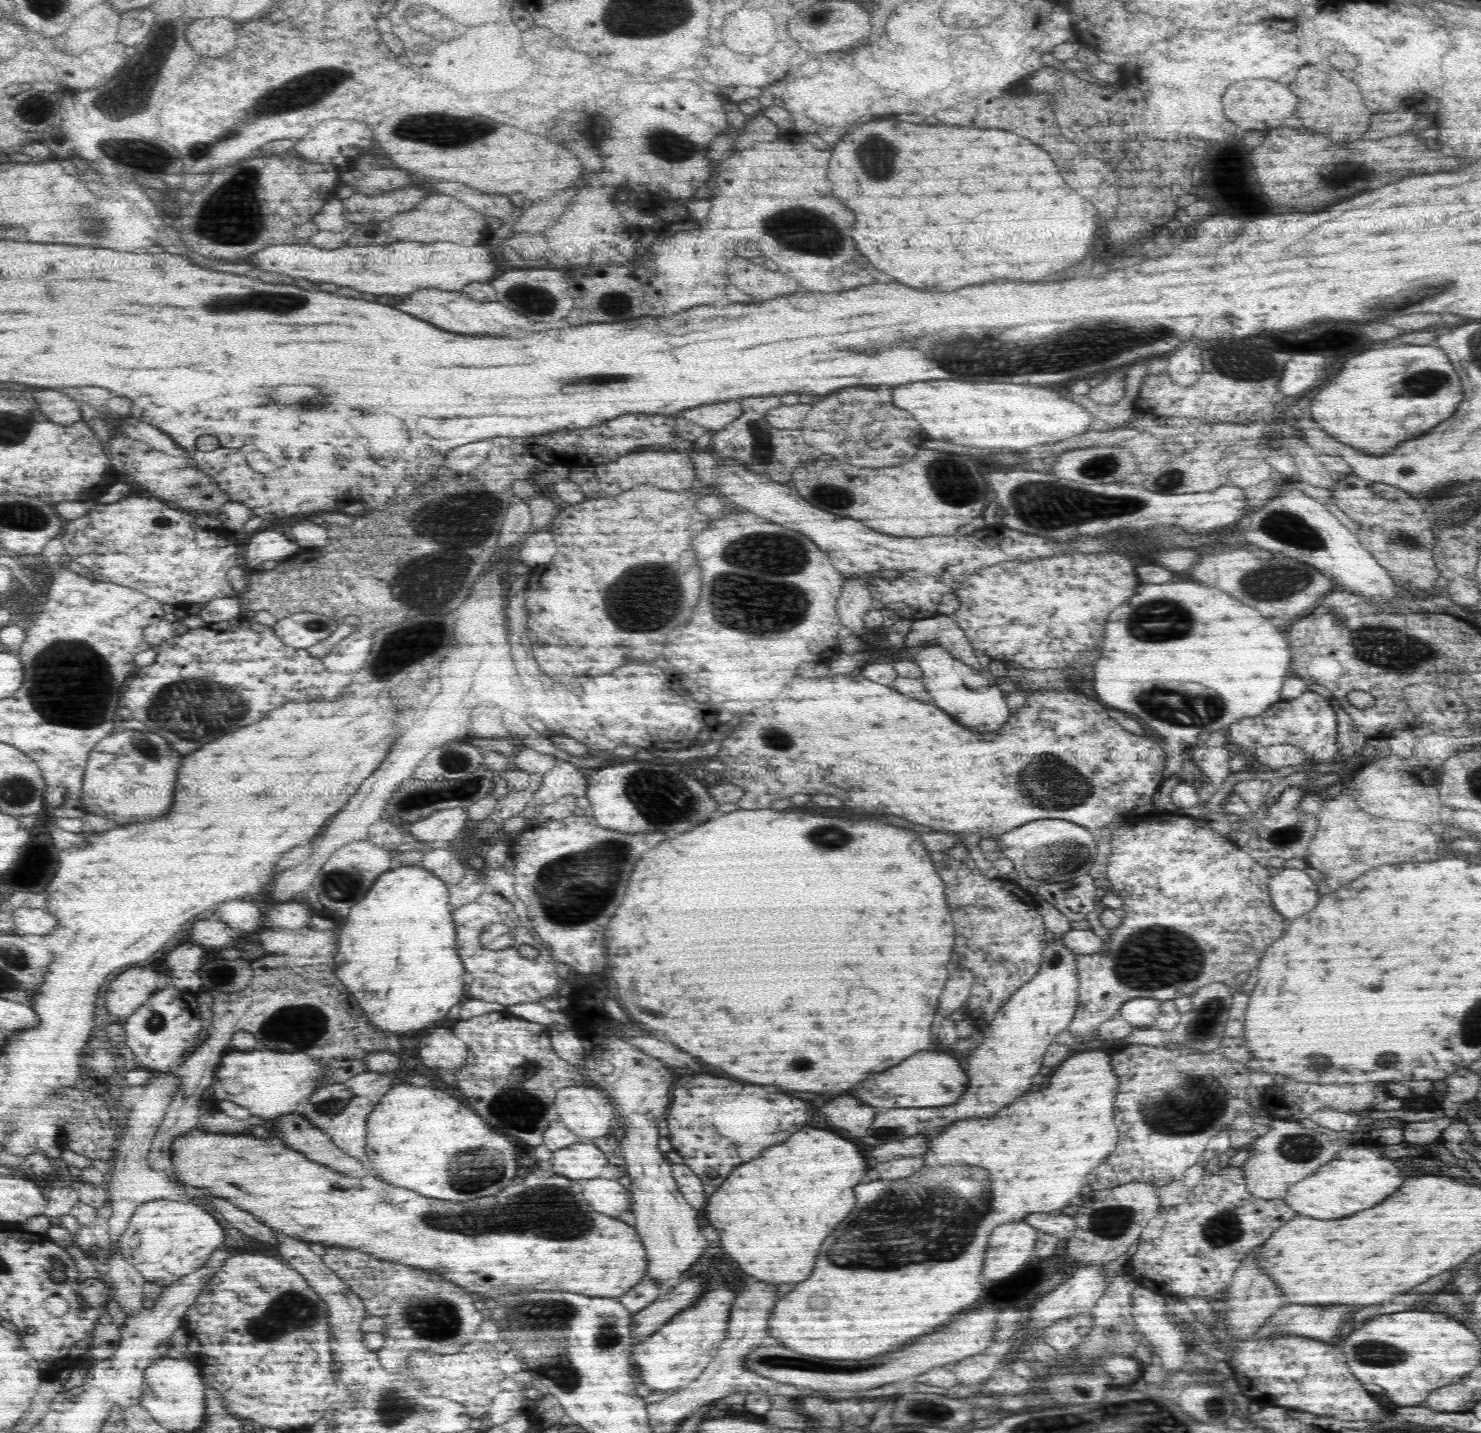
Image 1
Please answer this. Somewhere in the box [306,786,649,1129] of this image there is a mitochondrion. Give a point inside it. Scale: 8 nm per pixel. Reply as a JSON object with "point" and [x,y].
{"point":[610,856]}

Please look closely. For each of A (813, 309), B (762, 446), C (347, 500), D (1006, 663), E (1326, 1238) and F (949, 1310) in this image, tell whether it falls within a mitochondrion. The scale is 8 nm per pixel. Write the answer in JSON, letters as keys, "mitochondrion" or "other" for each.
{"A":"other","B":"mitochondrion","C":"other","D":"other","E":"other","F":"other"}

